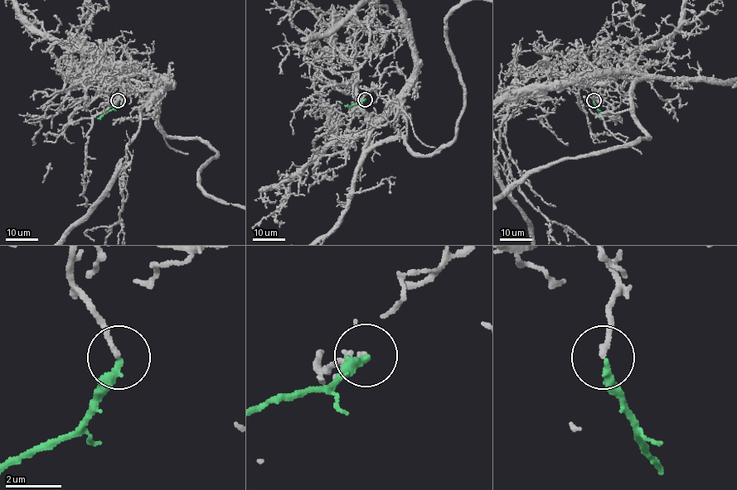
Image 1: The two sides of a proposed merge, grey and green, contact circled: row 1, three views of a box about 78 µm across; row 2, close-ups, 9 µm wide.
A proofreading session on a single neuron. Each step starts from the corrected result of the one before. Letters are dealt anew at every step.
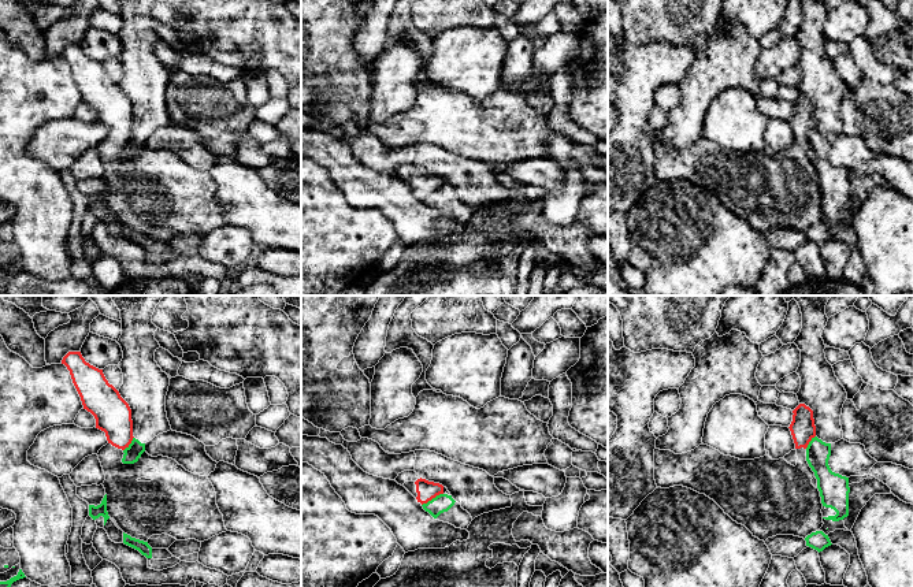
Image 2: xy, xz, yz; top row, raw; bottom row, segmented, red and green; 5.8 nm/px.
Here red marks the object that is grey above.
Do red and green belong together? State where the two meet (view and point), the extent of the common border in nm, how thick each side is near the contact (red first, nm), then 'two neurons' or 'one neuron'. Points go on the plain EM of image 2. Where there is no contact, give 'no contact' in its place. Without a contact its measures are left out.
xz (431, 192) | 150 nm | 120/110 nm | two neurons

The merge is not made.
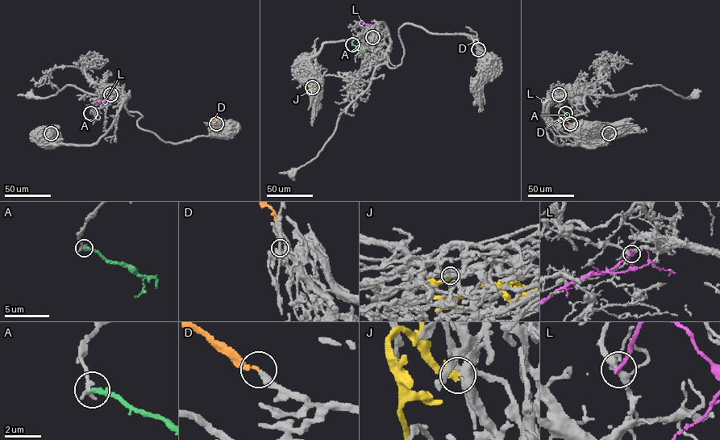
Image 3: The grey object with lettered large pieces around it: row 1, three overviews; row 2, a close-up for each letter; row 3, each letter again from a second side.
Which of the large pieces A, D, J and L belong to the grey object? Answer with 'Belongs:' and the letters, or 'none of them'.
Belongs: D, J

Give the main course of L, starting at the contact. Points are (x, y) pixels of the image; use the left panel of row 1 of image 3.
L: (110, 94), (112, 100), (100, 102)

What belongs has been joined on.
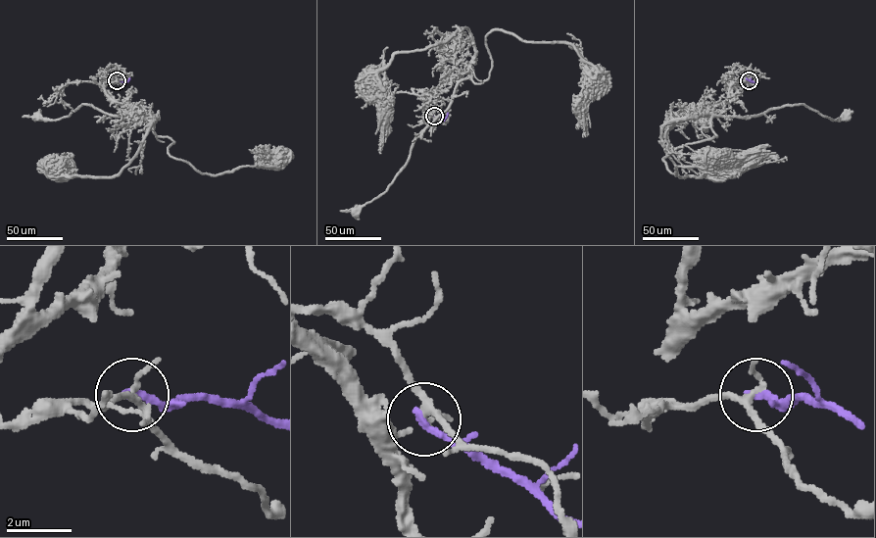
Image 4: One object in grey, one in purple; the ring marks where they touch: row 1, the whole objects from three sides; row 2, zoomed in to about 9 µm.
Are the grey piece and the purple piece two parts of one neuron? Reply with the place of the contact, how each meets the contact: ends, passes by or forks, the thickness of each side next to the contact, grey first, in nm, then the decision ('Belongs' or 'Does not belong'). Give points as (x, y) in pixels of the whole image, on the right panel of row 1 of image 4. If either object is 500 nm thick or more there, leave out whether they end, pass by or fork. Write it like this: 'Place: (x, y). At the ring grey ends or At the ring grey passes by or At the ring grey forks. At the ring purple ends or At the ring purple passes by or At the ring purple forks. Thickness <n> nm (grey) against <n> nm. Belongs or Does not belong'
Place: (749, 80). At the ring grey forks. At the ring purple ends. Thickness 170 nm (grey) against 260 nm. Does not belong

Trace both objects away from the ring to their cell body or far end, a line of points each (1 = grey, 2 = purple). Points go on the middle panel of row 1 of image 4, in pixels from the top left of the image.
1: (434, 116), (421, 96), (448, 78), (459, 76), (450, 105), (415, 137), (408, 161), (386, 190), (355, 213)
2: (434, 116), (443, 120), (448, 113)

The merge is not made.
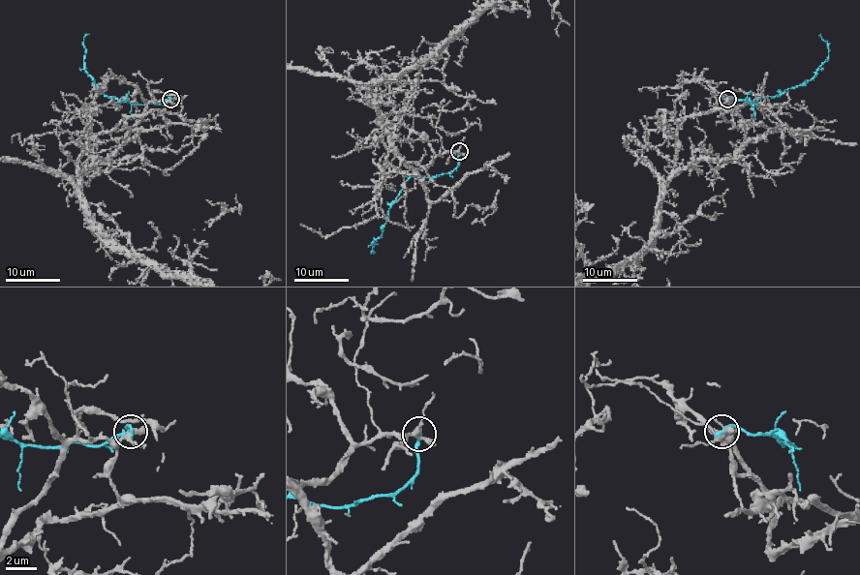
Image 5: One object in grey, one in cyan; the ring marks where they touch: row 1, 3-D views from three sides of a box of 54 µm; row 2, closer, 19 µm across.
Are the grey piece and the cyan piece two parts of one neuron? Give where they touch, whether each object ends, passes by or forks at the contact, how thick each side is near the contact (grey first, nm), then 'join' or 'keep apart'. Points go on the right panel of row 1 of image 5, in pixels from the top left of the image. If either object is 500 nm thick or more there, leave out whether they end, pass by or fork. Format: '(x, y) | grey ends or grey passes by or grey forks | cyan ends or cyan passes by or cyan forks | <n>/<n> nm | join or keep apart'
(727, 99) | grey forks | cyan ends | 280/240 nm | keep apart

